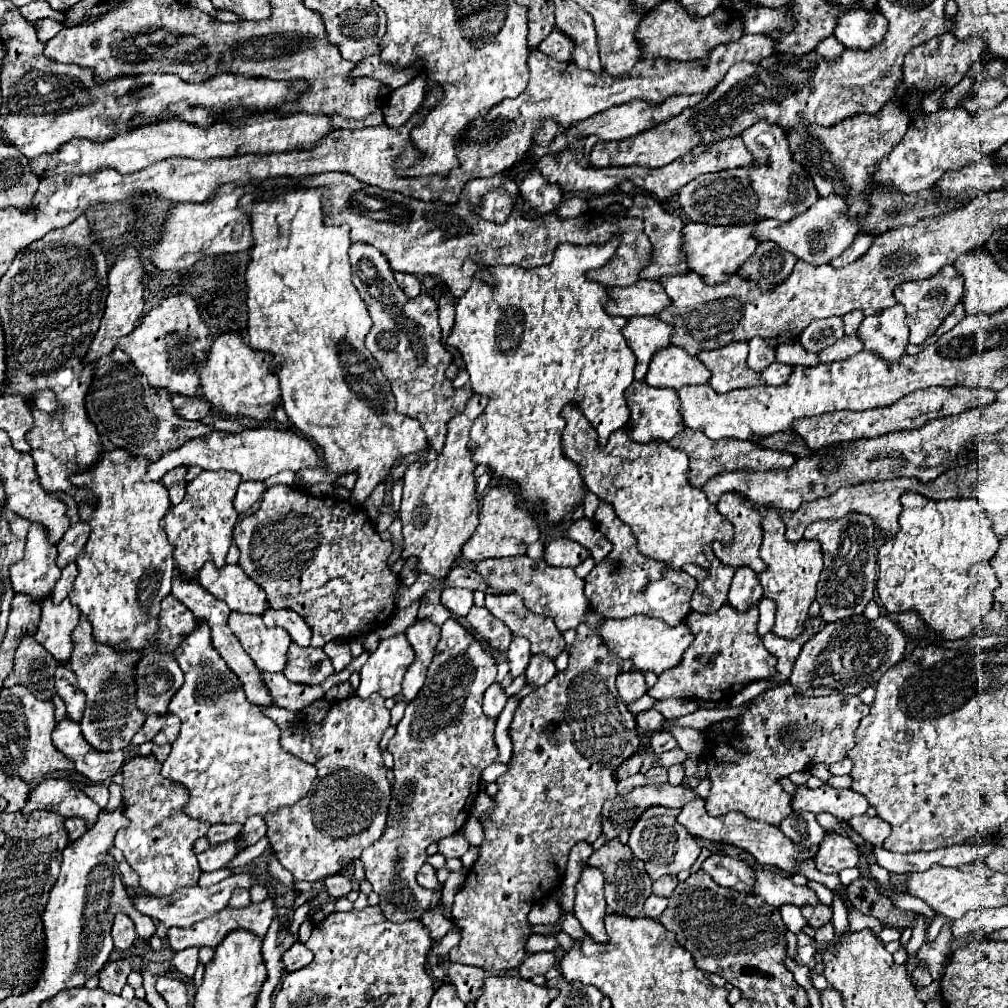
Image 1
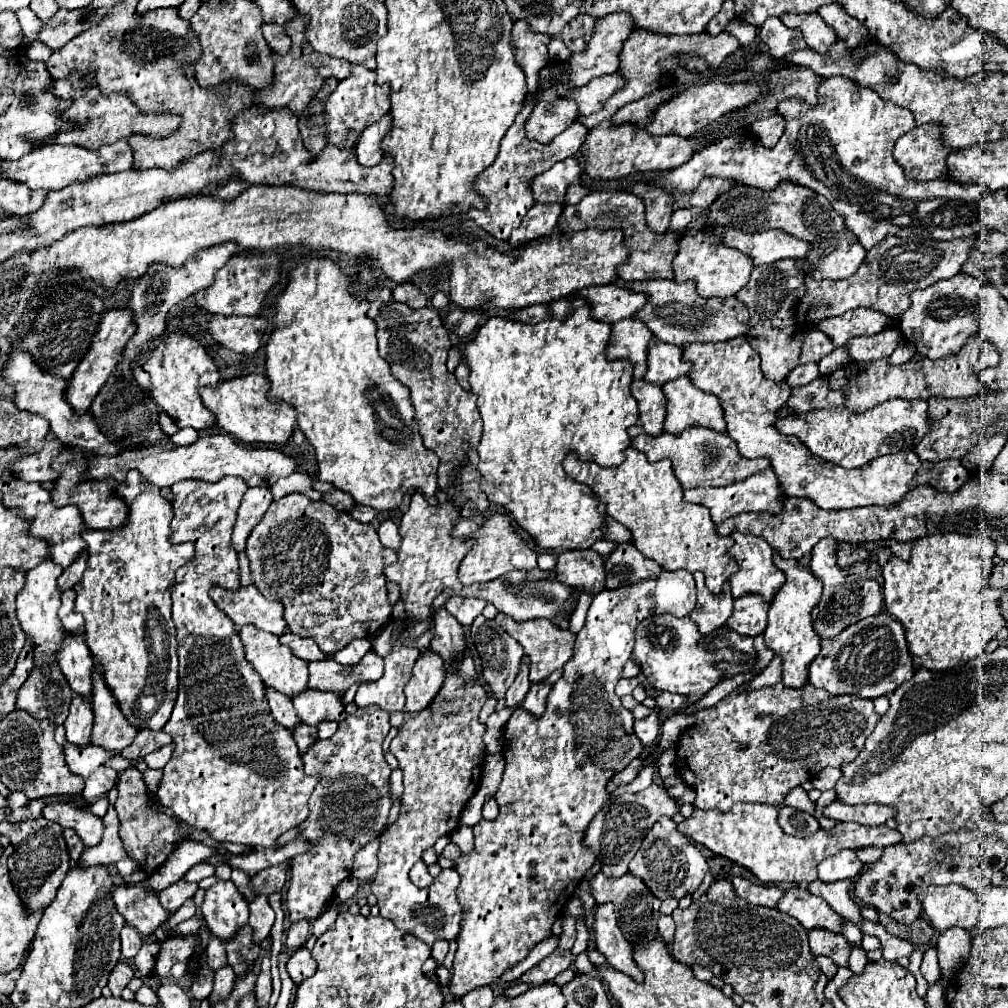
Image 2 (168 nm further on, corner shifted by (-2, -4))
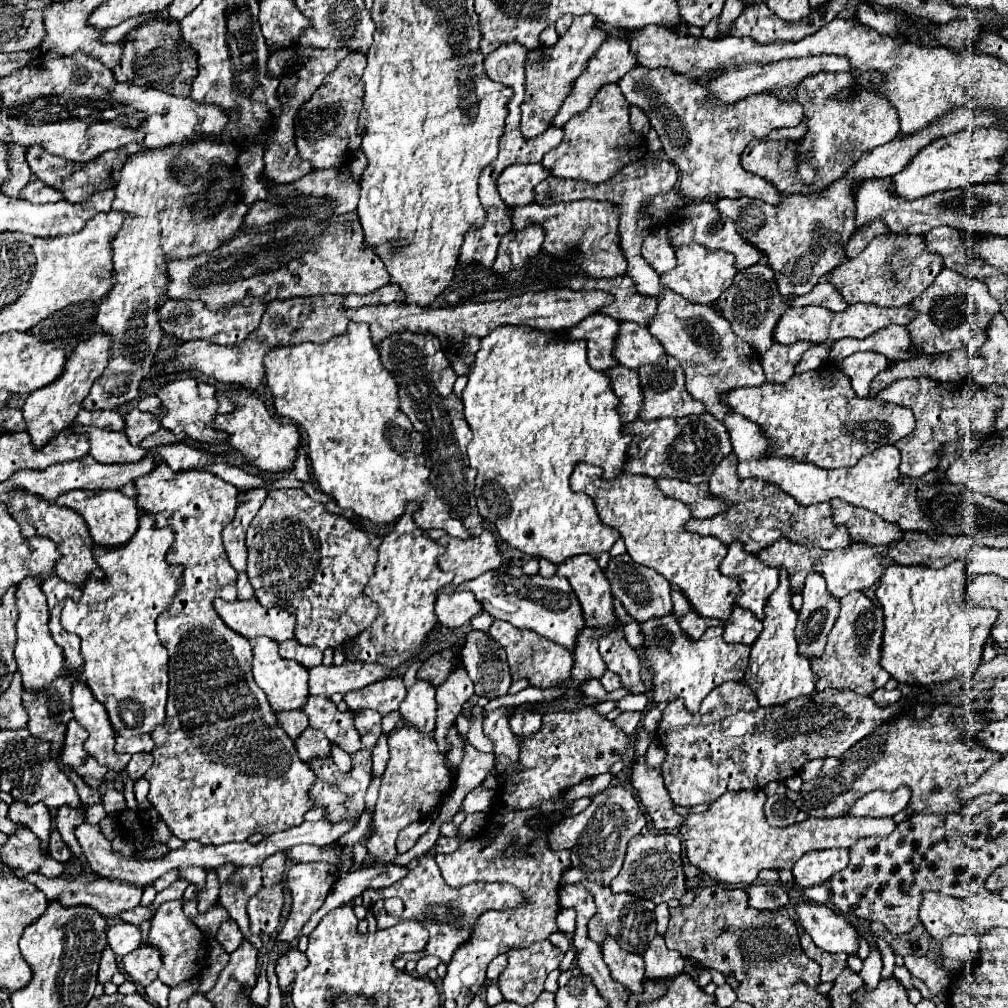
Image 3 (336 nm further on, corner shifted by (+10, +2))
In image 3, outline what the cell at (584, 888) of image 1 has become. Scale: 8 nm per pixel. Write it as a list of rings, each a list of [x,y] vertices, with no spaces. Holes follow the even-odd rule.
[[[606,937],[600,945],[602,957],[610,969],[610,975],[614,981],[622,983],[628,991],[632,993],[642,993],[642,981],[644,981],[644,961],[636,953],[626,953],[620,949],[620,945],[612,939]]]

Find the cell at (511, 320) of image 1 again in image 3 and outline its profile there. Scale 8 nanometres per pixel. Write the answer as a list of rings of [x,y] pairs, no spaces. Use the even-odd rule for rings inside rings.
[[[500,325],[498,329],[490,331],[488,337],[480,339],[480,351],[476,353],[476,359],[470,367],[468,373],[468,385],[462,393],[462,403],[464,403],[464,413],[466,413],[466,421],[474,433],[470,445],[468,445],[468,457],[470,457],[470,467],[476,467],[478,475],[476,475],[476,499],[478,499],[478,509],[480,515],[484,515],[484,519],[492,521],[494,527],[498,529],[500,537],[504,541],[508,541],[512,547],[528,553],[528,555],[536,555],[536,557],[544,557],[552,563],[560,563],[572,555],[580,555],[580,553],[588,553],[588,555],[598,555],[602,551],[610,551],[610,547],[614,545],[614,541],[620,537],[620,533],[608,525],[604,525],[598,517],[596,505],[592,501],[592,497],[584,495],[584,493],[576,493],[570,489],[568,477],[574,469],[574,465],[578,461],[586,461],[592,465],[600,465],[604,469],[606,479],[616,477],[616,473],[620,471],[620,465],[626,457],[626,447],[632,441],[632,437],[628,433],[622,433],[622,421],[620,421],[620,413],[618,413],[618,397],[612,391],[610,385],[610,377],[606,379],[604,371],[594,371],[588,365],[588,355],[586,355],[586,341],[566,341],[566,337],[554,333],[554,331],[536,331],[530,327],[512,327],[512,325]]]

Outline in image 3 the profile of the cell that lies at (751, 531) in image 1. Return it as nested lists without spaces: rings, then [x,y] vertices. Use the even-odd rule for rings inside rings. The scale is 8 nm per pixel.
[[[732,541],[722,559],[722,573],[738,577],[740,595],[736,597],[736,603],[750,609],[762,621],[764,603],[778,587],[778,569],[764,565],[754,553],[746,553],[740,541]]]

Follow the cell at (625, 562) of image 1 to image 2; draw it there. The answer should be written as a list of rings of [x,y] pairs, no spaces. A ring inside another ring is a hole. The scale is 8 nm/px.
[[[664,571],[658,579],[622,587],[622,591],[606,589],[598,593],[588,609],[586,625],[576,635],[574,655],[548,695],[546,715],[532,719],[524,709],[512,713],[504,731],[506,771],[496,793],[500,815],[494,821],[476,823],[474,849],[454,861],[454,869],[460,873],[458,899],[466,907],[448,985],[456,1001],[478,987],[494,983],[508,967],[522,961],[540,941],[548,939],[554,921],[564,913],[566,901],[594,865],[594,853],[582,847],[582,831],[586,831],[586,823],[610,799],[606,793],[608,779],[644,751],[632,729],[632,713],[622,707],[620,697],[614,693],[616,683],[622,679],[622,667],[632,657],[634,631],[644,619],[654,615],[670,613],[686,617],[694,609],[694,595],[694,577],[688,571]]]

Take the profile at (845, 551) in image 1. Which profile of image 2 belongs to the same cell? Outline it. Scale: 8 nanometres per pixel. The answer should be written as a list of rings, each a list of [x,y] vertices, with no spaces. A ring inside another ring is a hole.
[[[822,539],[818,545],[814,545],[814,559],[810,563],[812,575],[822,581],[822,597],[818,603],[820,615],[814,621],[814,631],[820,639],[830,639],[836,637],[840,631],[846,627],[854,625],[856,621],[880,613],[882,607],[882,593],[880,585],[872,579],[866,579],[866,567],[858,567],[858,571],[850,571],[850,575],[842,575],[838,571],[836,559],[834,559],[834,539]]]

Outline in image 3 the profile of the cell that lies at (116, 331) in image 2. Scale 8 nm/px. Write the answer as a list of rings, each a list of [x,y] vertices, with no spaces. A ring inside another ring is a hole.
[[[94,331],[92,335],[86,335],[84,341],[78,341],[72,355],[66,359],[66,371],[62,371],[62,377],[58,377],[54,385],[46,385],[46,389],[38,389],[26,399],[22,411],[34,447],[46,445],[56,433],[72,425],[92,383],[104,373],[108,361],[110,361],[110,337],[106,337],[106,333],[102,331]]]

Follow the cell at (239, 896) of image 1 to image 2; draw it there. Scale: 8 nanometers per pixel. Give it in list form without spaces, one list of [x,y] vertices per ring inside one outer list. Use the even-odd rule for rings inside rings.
[[[216,881],[206,889],[200,907],[208,927],[224,941],[232,941],[234,935],[248,923],[248,901],[238,893],[232,881]]]

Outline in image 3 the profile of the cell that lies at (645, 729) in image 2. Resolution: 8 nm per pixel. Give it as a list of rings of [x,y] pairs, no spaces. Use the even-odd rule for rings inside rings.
[[[626,711],[626,713],[622,713],[620,717],[616,717],[614,723],[616,723],[616,727],[622,729],[626,735],[634,735],[636,729],[638,729],[640,719],[642,719],[642,713],[640,713],[640,711]]]

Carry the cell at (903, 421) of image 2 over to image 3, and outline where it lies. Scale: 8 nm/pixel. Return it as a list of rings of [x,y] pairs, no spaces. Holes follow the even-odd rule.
[[[826,365],[806,371],[802,375],[794,375],[786,383],[764,383],[760,387],[734,389],[726,393],[722,401],[726,401],[726,405],[730,405],[736,413],[760,425],[768,435],[776,455],[794,457],[796,461],[812,461],[824,469],[852,467],[866,453],[884,445],[896,445],[902,437],[906,437],[914,429],[914,415],[910,407],[890,405],[888,401],[878,401],[878,397],[860,399],[852,389],[850,379],[840,369]]]

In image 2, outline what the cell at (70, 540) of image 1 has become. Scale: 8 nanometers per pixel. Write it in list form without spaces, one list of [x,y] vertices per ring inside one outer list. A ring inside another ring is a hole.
[[[82,553],[68,569],[64,569],[64,573],[62,573],[60,579],[58,579],[58,591],[72,589],[76,583],[82,581],[82,573],[84,573],[84,569],[86,569],[86,559],[88,559],[88,555]]]

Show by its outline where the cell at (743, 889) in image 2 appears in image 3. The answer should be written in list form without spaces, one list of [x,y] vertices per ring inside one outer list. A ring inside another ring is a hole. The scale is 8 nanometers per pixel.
[[[754,883],[746,887],[746,893],[750,897],[750,905],[754,909],[780,909],[790,903],[788,893],[780,885],[770,885],[770,883]]]

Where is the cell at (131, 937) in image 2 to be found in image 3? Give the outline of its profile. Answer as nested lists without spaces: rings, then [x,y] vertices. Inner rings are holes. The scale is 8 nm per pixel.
[[[114,923],[110,925],[108,929],[108,945],[112,947],[112,951],[118,955],[118,957],[124,957],[128,955],[130,951],[138,949],[140,947],[140,927],[136,925],[130,925],[130,923]]]

